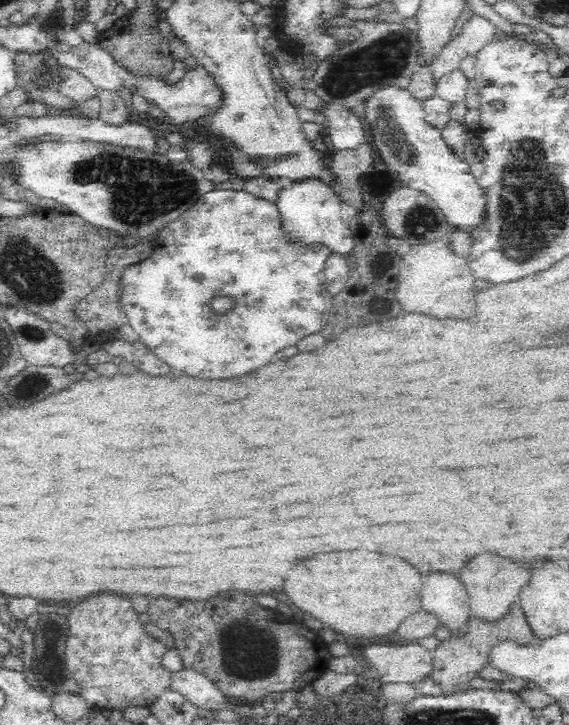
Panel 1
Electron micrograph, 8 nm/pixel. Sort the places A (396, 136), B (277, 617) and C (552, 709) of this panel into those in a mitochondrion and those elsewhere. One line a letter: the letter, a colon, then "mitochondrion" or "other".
A: mitochondrion
B: other
C: other

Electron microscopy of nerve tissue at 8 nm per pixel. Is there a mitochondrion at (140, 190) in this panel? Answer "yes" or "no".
yes

